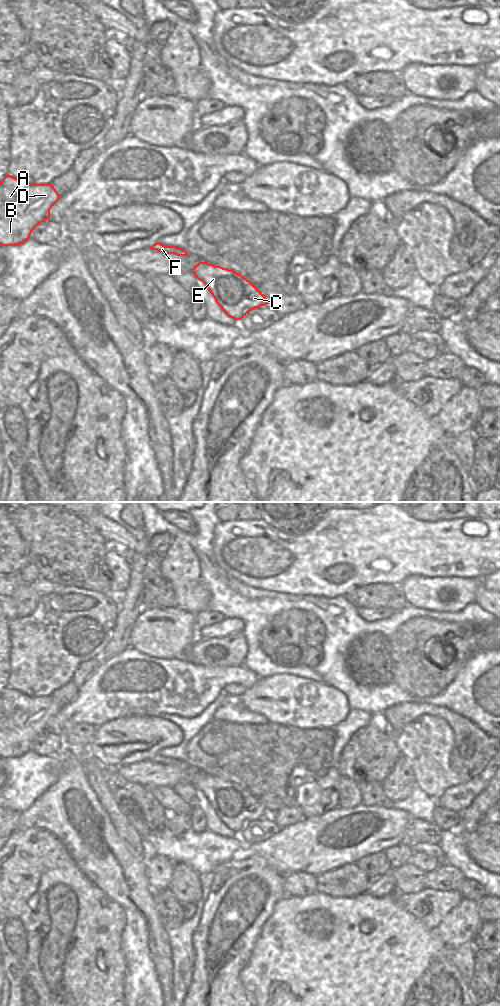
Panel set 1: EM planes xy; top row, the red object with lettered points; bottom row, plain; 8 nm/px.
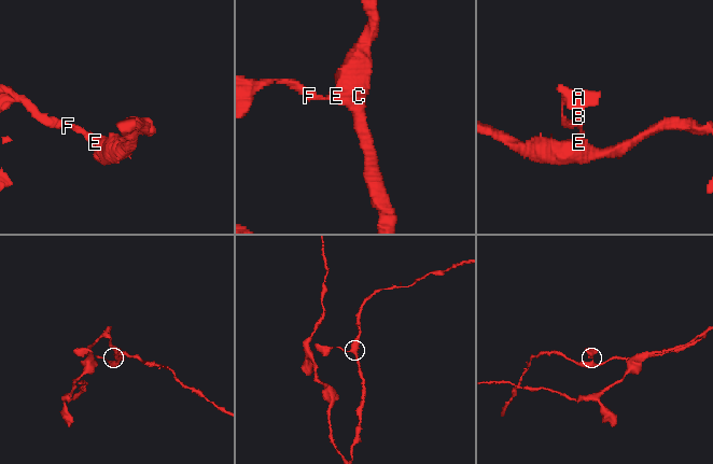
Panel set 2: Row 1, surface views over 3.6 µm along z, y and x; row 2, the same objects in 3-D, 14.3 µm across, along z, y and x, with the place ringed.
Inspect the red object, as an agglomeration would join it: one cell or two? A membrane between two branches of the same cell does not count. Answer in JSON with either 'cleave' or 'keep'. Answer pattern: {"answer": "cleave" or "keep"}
{"answer": "keep"}

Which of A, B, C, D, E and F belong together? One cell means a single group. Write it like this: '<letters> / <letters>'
A B C D E F

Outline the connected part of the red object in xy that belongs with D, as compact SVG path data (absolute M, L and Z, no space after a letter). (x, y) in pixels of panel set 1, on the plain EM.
M11 687L0 694L0 757L17 758L30 750L32 743L50 730L50 721L60 707L51 696L27 696Z

